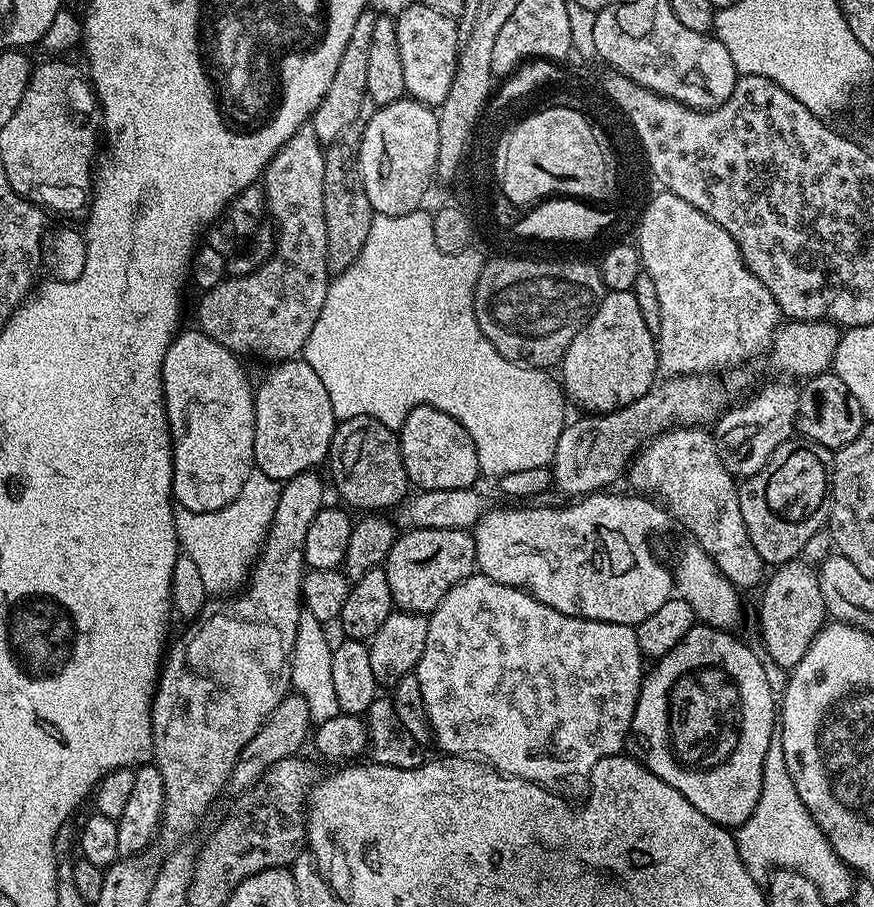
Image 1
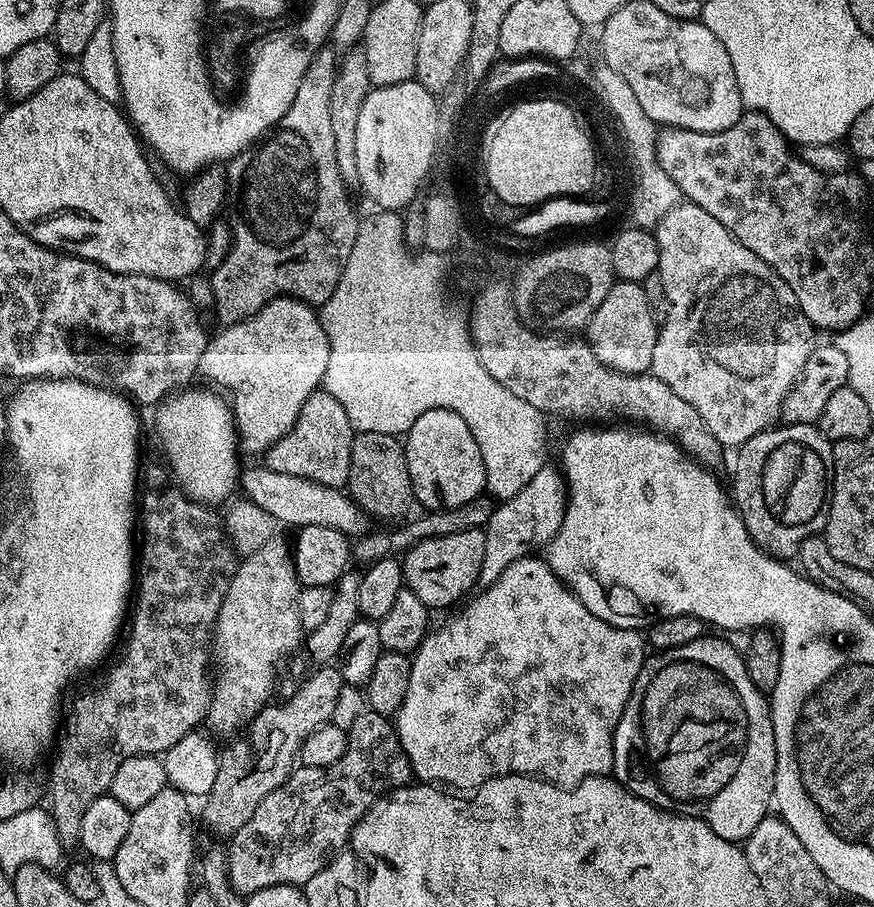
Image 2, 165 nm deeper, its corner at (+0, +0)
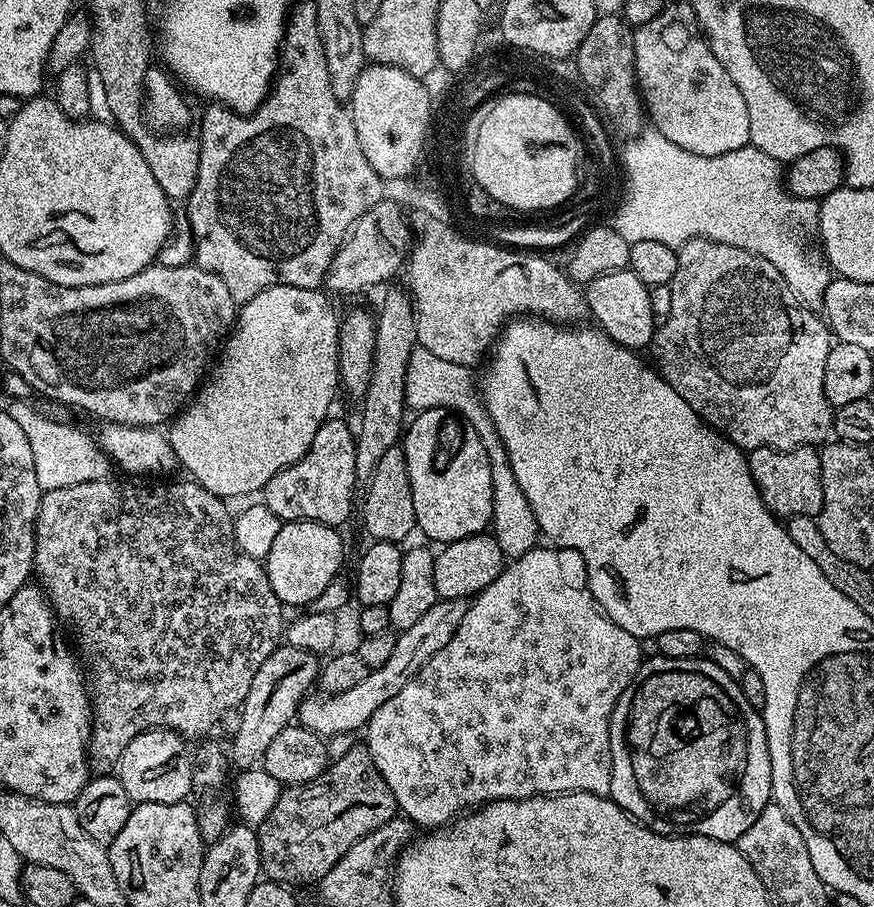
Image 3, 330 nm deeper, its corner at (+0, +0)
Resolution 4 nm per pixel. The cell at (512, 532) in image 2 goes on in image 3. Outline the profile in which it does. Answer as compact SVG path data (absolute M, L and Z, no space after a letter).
M462 599L440 600L434 606L430 606L430 610L426 610L426 614L422 614L422 618L414 622L414 626L397 635L390 658L386 658L382 666L371 669L368 676L362 678L362 682L358 682L358 686L350 686L350 690L331 694L305 696L300 704L298 724L323 738L337 736L343 732L359 733L359 728L361 731L367 725L374 710L378 710L382 702L390 702L390 698L394 698L394 694L398 694L398 690L402 690L402 686L406 686L406 682L410 682L410 678L414 678L418 670L426 666L426 662L430 662L430 658L434 658L434 654L438 654L438 650L442 650L446 642L450 642L450 638L454 638L468 605L469 601Z

